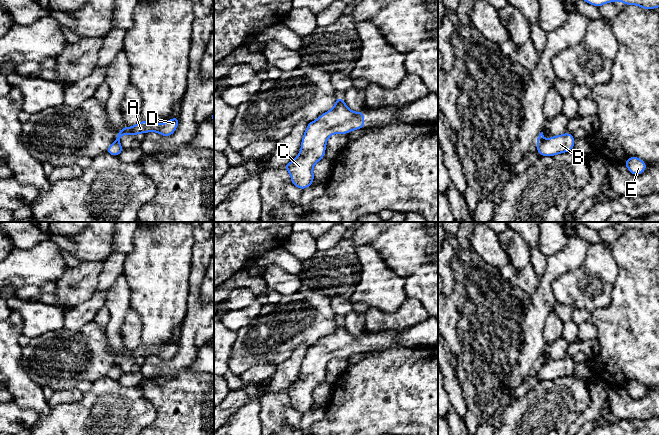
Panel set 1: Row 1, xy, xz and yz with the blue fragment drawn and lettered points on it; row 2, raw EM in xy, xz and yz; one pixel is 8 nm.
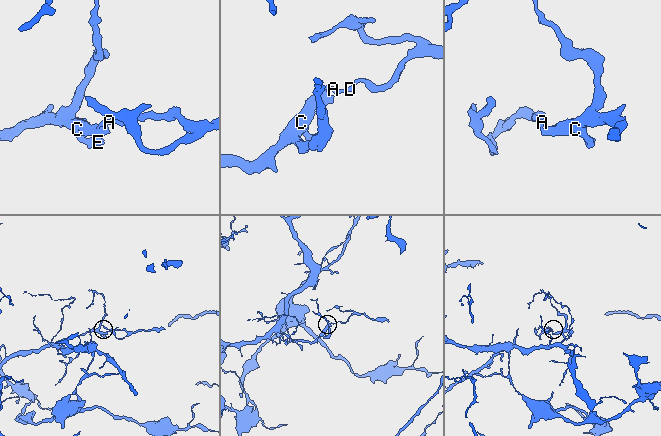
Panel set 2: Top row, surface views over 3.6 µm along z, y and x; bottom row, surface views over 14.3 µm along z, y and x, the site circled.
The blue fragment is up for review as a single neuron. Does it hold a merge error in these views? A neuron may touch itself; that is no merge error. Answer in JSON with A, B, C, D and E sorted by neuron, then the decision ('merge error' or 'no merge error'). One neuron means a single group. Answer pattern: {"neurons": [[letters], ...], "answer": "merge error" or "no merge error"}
{"neurons": [["A", "D"], ["B", "C", "E"]], "answer": "merge error"}

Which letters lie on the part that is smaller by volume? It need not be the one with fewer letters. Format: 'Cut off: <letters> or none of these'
Cut off: A, D

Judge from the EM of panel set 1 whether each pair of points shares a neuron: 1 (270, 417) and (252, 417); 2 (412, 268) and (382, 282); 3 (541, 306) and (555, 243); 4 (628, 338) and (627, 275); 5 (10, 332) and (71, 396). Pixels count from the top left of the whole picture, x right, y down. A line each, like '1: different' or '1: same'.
1: different
2: different
3: different
4: same
5: different

